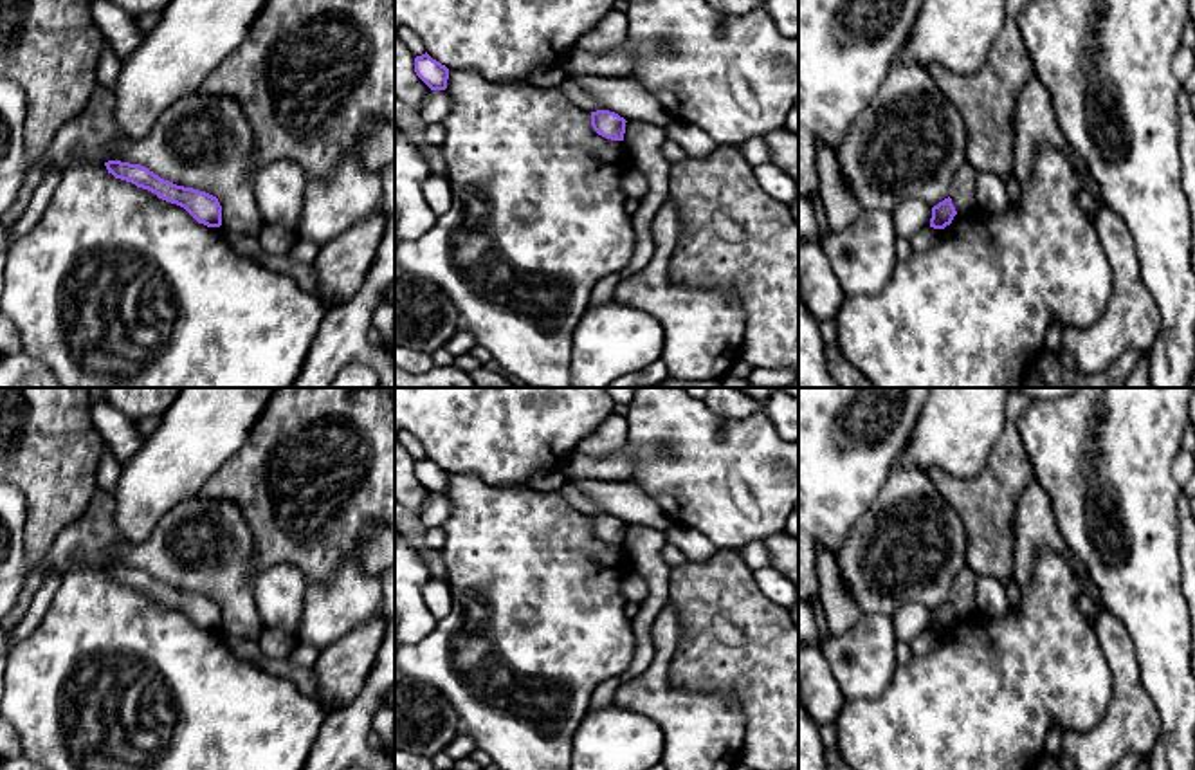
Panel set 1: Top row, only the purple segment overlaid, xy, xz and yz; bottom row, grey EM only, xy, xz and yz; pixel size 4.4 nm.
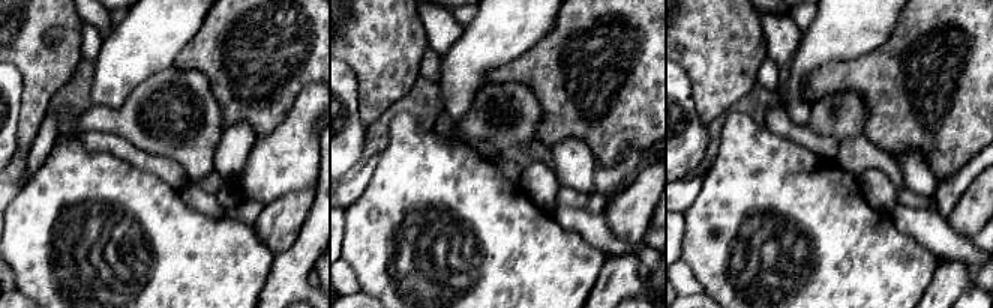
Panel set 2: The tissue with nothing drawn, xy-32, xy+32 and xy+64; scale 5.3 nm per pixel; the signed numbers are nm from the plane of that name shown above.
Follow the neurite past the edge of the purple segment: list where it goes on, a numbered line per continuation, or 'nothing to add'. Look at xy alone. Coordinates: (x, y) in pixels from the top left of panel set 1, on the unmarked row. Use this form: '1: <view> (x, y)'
nothing to add

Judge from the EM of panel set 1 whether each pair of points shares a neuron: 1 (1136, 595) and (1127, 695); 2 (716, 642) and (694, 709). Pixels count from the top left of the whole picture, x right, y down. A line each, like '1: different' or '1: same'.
1: different
2: different

